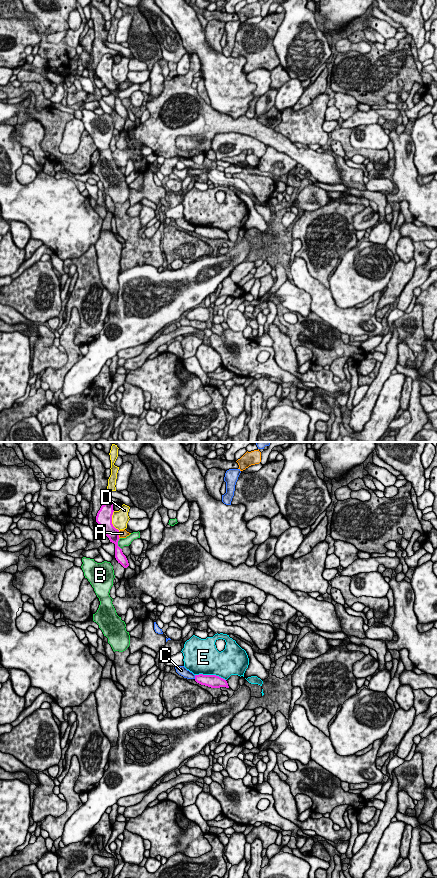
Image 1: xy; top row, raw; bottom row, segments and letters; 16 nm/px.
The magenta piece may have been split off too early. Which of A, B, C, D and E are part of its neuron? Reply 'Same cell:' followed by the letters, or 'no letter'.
Same cell: no letter

